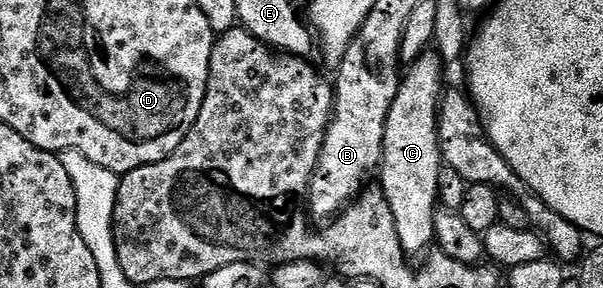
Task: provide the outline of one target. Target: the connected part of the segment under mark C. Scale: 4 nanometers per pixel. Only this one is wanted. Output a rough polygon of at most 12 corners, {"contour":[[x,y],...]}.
{"contour":[[444,63],[407,64],[379,190],[404,254],[433,246]]}

